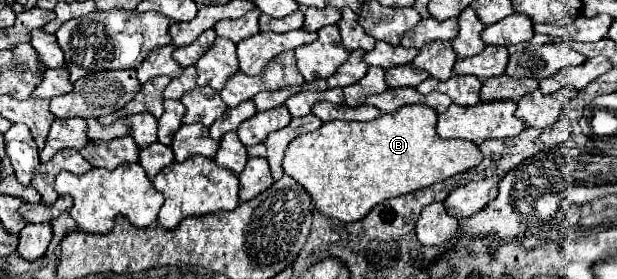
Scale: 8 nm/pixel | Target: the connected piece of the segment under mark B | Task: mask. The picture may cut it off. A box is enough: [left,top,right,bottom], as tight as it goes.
[282,103,482,223]

